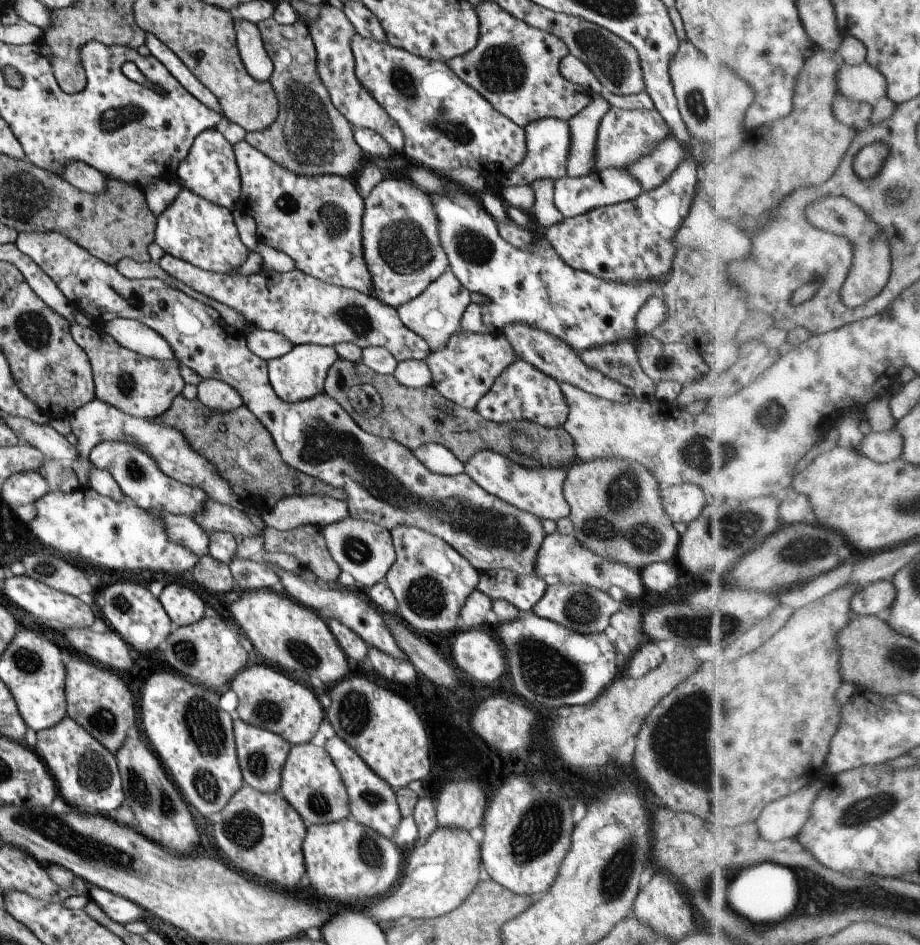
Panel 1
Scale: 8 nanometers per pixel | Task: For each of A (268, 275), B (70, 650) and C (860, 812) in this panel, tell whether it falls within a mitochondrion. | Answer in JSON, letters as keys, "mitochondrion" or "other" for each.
{"A":"other","B":"other","C":"mitochondrion"}

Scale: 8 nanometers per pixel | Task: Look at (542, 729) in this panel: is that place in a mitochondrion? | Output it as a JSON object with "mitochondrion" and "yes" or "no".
{"mitochondrion":"no"}

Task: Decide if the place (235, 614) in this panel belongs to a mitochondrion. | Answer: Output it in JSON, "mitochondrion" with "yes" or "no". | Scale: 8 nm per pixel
{"mitochondrion":"no"}

